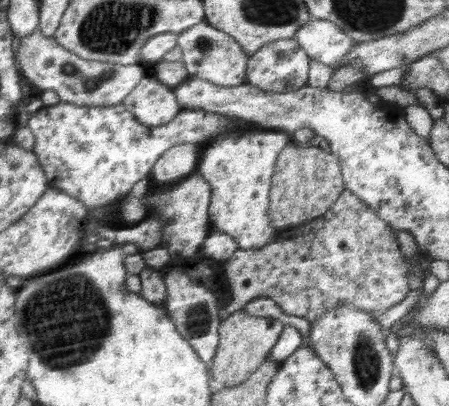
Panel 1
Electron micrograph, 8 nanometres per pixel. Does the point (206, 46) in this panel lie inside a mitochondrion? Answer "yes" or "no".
yes

